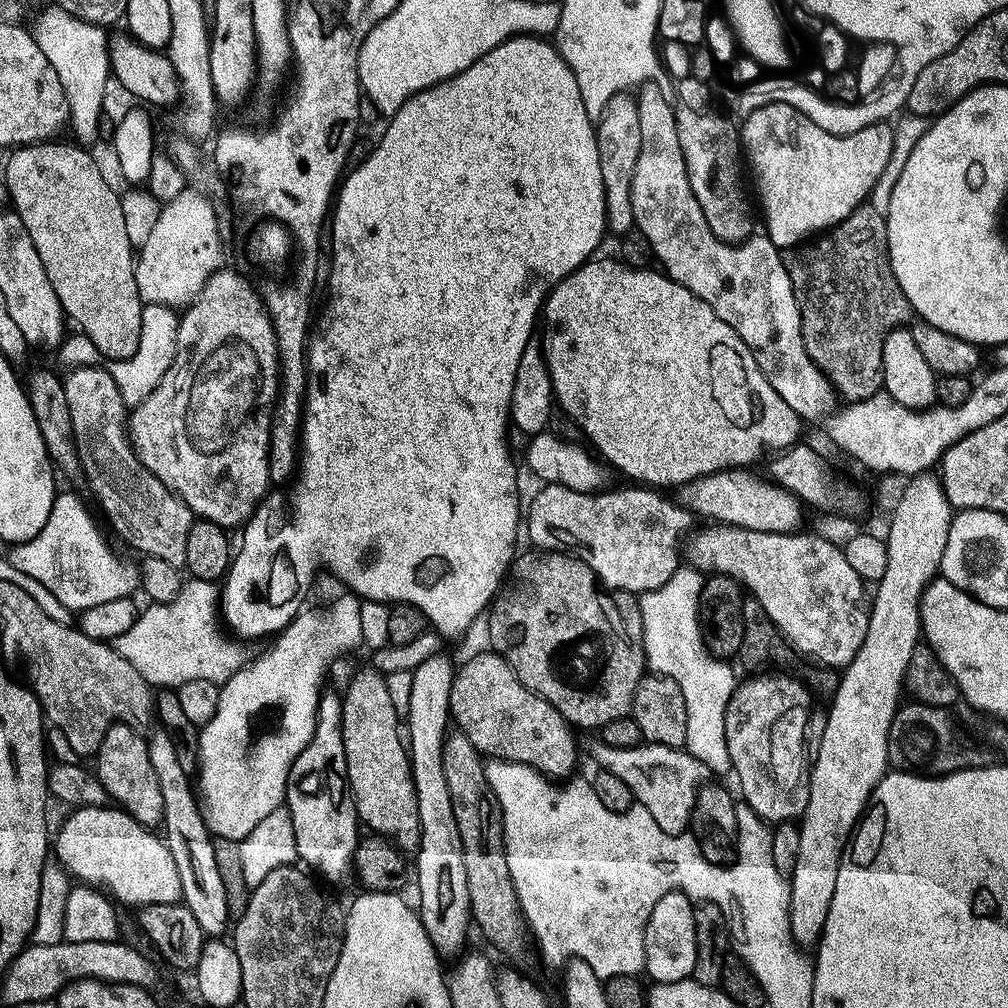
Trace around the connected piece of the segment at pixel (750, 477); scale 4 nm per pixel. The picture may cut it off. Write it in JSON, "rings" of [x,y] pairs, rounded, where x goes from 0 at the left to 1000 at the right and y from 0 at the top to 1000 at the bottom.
{"rings":[[[718,465],[708,471],[694,472],[674,485],[674,499],[691,513],[698,512],[726,523],[756,529],[789,529],[795,523],[798,506],[794,494],[745,468],[741,465]]]}

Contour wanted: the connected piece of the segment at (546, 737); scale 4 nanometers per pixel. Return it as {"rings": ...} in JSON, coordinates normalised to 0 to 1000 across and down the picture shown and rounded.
{"rings":[[[476,647],[473,651],[466,652],[457,663],[455,660],[451,664],[444,705],[452,718],[451,721],[459,726],[462,732],[466,732],[466,736],[481,751],[521,758],[545,772],[563,772],[570,767],[567,765],[571,762],[572,727],[567,719],[558,712],[558,708],[554,708],[554,704],[550,704],[550,700],[546,700],[546,696],[539,694],[533,687],[527,687],[493,647]]]}

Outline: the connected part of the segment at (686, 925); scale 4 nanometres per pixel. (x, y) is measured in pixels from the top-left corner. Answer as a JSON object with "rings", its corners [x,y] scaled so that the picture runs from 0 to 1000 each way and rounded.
{"rings":[[[663,885],[661,886],[660,889],[657,891],[653,891],[653,895],[649,899],[649,903],[645,903],[645,911],[641,915],[641,927],[639,928],[639,958],[642,964],[642,967],[647,967],[648,969],[646,970],[650,975],[653,976],[664,976],[665,974],[673,974],[674,972],[682,972],[684,969],[687,967],[687,963],[688,962],[688,954],[690,953],[690,920],[688,919],[688,894],[685,892],[679,885]]]}

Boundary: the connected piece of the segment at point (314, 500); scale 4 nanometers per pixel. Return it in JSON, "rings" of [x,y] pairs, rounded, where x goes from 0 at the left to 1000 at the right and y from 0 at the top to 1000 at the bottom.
{"rings":[[[509,36],[508,39],[498,42],[486,54],[476,56],[462,69],[458,69],[445,79],[438,79],[436,83],[428,83],[417,91],[412,91],[394,111],[388,112],[385,128],[372,140],[369,152],[361,161],[348,168],[340,176],[335,187],[335,193],[331,198],[331,209],[327,214],[327,230],[329,226],[329,267],[325,270],[325,290],[329,295],[321,306],[321,314],[313,318],[312,328],[309,330],[304,346],[304,364],[306,366],[306,387],[302,399],[302,420],[298,422],[298,454],[296,457],[296,471],[289,477],[285,486],[270,486],[259,496],[250,513],[241,521],[242,533],[238,536],[238,544],[233,545],[230,559],[227,560],[224,570],[220,575],[220,586],[216,591],[216,607],[221,618],[231,623],[235,632],[243,636],[253,631],[266,631],[275,629],[299,606],[302,594],[310,583],[310,574],[313,571],[313,563],[326,563],[346,588],[352,588],[358,596],[392,597],[395,599],[410,599],[419,609],[425,612],[426,620],[438,632],[456,631],[468,619],[471,611],[479,612],[482,604],[487,600],[491,590],[500,578],[504,565],[513,551],[512,527],[518,524],[518,500],[516,492],[512,489],[512,464],[508,461],[508,452],[504,449],[504,440],[500,438],[500,428],[506,425],[506,406],[508,404],[508,388],[510,375],[514,371],[514,359],[524,341],[529,340],[528,328],[534,325],[534,311],[544,297],[546,287],[562,277],[572,266],[588,257],[591,245],[601,235],[601,192],[597,185],[597,161],[593,157],[593,141],[591,140],[591,123],[581,113],[581,105],[577,101],[577,92],[573,89],[573,81],[562,65],[562,62],[543,39],[535,36]]]}

